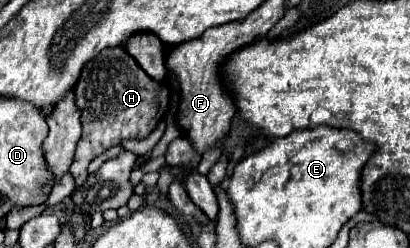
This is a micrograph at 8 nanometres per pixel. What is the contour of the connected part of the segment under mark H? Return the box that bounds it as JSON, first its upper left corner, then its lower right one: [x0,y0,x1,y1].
[70,47,170,187]

